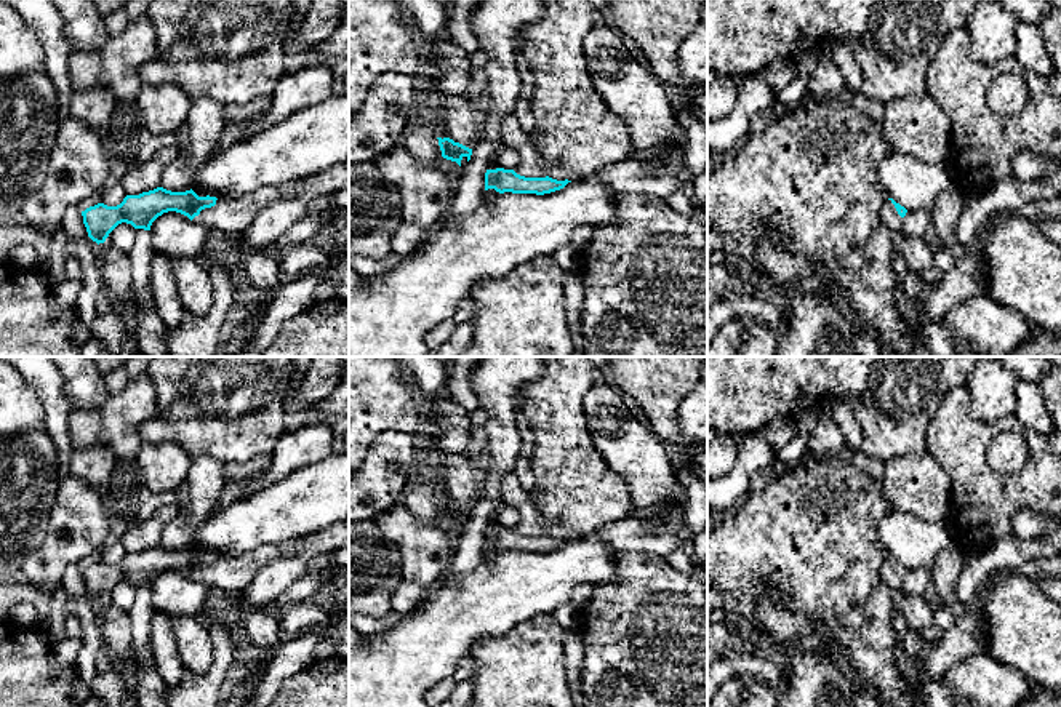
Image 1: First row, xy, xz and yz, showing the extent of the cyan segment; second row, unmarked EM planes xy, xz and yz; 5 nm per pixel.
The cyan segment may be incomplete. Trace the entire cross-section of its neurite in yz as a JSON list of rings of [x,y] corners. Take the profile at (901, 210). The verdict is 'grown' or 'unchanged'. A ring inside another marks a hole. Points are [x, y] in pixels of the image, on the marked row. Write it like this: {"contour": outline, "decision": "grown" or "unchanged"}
{"contour": [[[888,198],[880,210],[880,221],[891,230],[899,232],[903,226],[903,218],[907,210],[896,203],[893,198]]], "decision": "grown"}

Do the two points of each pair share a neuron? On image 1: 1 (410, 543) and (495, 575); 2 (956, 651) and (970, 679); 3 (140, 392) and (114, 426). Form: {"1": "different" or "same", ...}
{"1": "different", "2": "different", "3": "same"}

